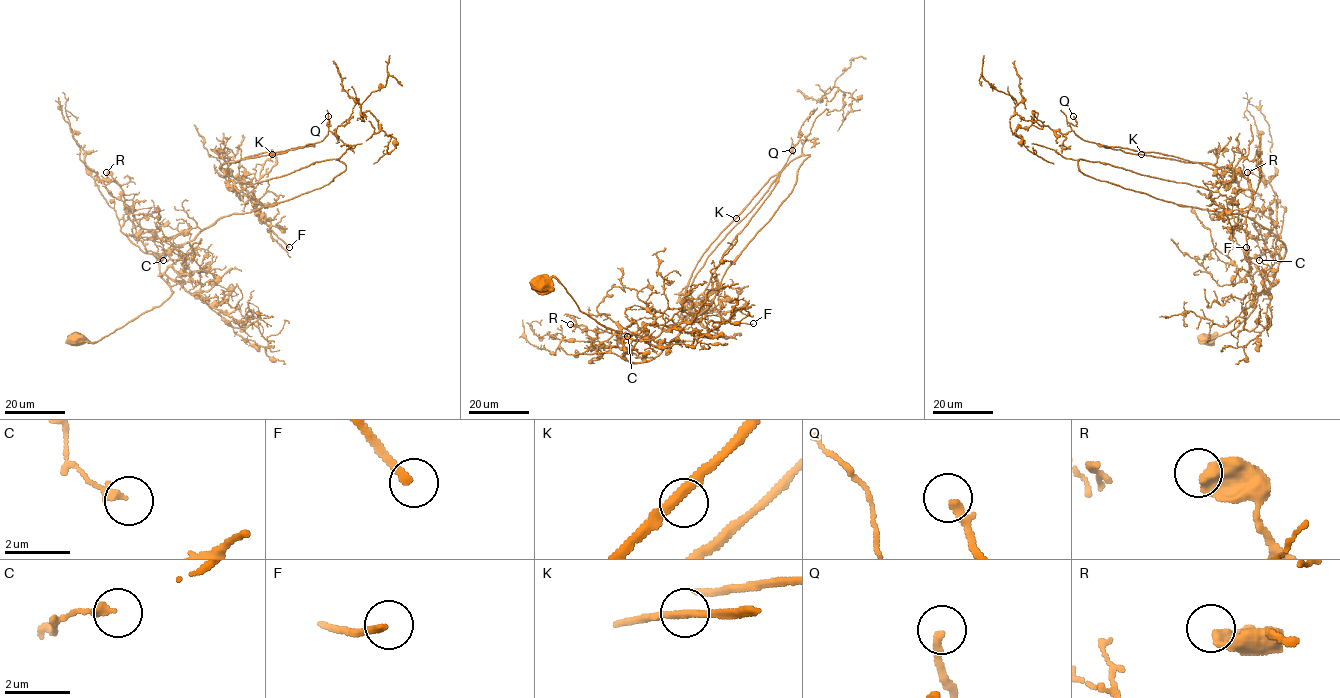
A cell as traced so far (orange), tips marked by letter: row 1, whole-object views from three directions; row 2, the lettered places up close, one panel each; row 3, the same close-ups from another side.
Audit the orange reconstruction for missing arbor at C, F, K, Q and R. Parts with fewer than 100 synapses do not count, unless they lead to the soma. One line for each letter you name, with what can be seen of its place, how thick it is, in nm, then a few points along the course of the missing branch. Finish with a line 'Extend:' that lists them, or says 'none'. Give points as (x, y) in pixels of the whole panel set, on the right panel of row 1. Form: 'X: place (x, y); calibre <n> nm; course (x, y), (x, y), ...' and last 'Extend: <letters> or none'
Extend: none

